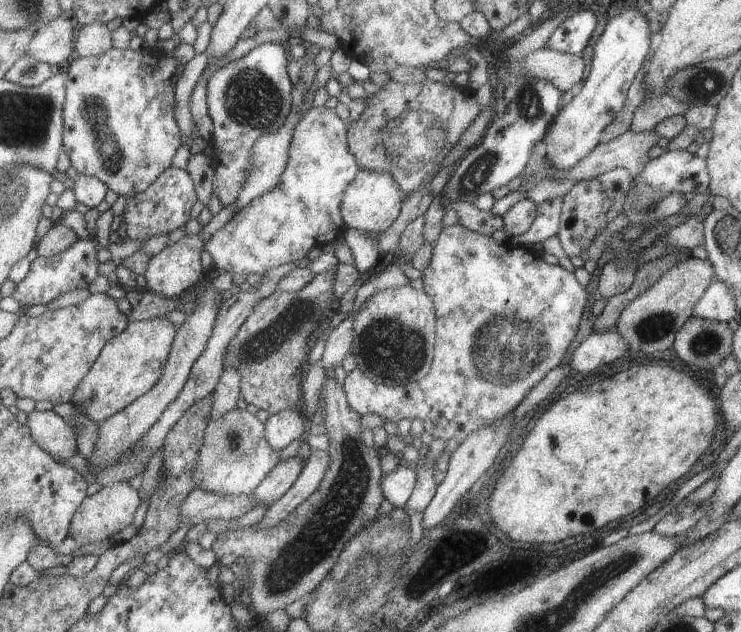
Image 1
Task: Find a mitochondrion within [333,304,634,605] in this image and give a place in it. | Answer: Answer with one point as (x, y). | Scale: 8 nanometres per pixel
(393, 350)

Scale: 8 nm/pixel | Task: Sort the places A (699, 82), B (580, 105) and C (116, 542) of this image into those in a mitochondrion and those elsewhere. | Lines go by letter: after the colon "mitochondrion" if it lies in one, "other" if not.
A: mitochondrion
B: other
C: other

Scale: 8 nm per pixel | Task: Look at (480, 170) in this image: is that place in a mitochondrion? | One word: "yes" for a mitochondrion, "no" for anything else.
yes

